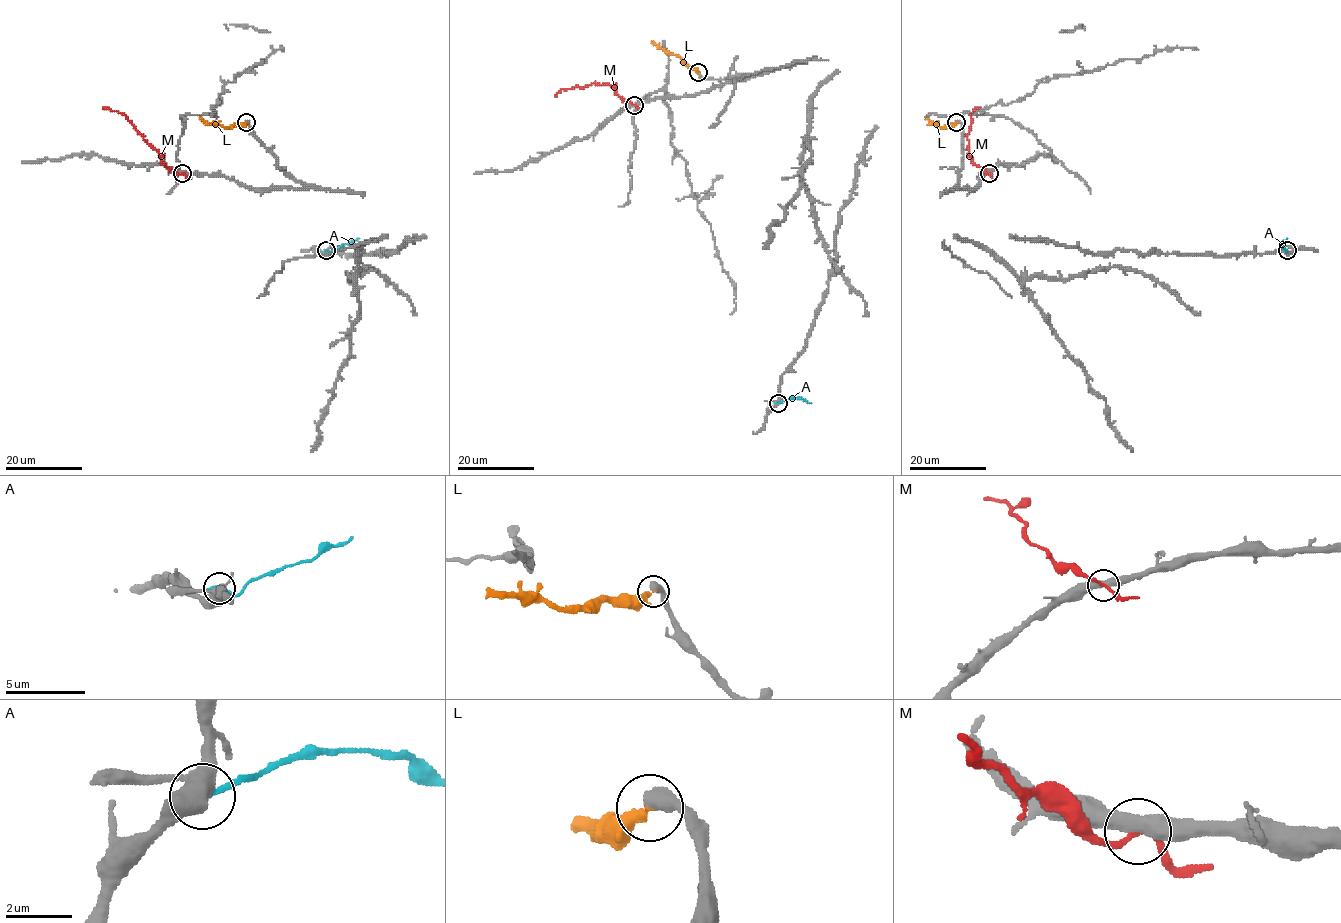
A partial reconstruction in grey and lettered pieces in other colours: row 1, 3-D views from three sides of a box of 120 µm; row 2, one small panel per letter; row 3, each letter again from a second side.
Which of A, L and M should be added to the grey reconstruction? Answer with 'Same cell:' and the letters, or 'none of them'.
Same cell: L

